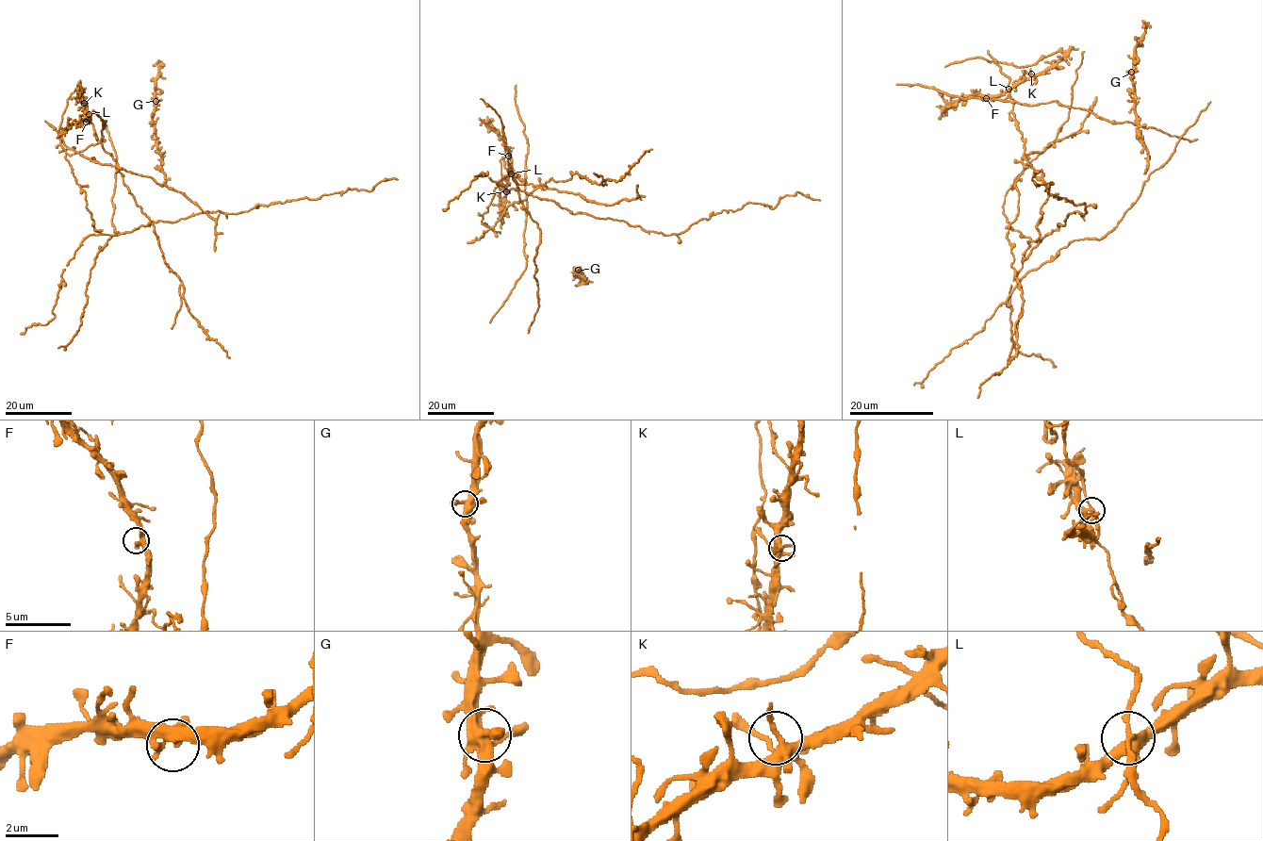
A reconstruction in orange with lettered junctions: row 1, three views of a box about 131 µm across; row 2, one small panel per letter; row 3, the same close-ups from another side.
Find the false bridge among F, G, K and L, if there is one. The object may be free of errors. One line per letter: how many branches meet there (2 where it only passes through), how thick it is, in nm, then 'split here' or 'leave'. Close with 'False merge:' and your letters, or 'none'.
F: 4 | 320 nm | leave
G: 4 | 440 nm | leave
K: 6 | 300 nm | leave
L: 5 | 280 nm | split here
False merge: L

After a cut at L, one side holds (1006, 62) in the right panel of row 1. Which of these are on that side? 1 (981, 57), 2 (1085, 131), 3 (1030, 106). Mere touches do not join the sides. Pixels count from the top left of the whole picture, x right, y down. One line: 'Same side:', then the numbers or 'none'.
Same side: 1, 3

